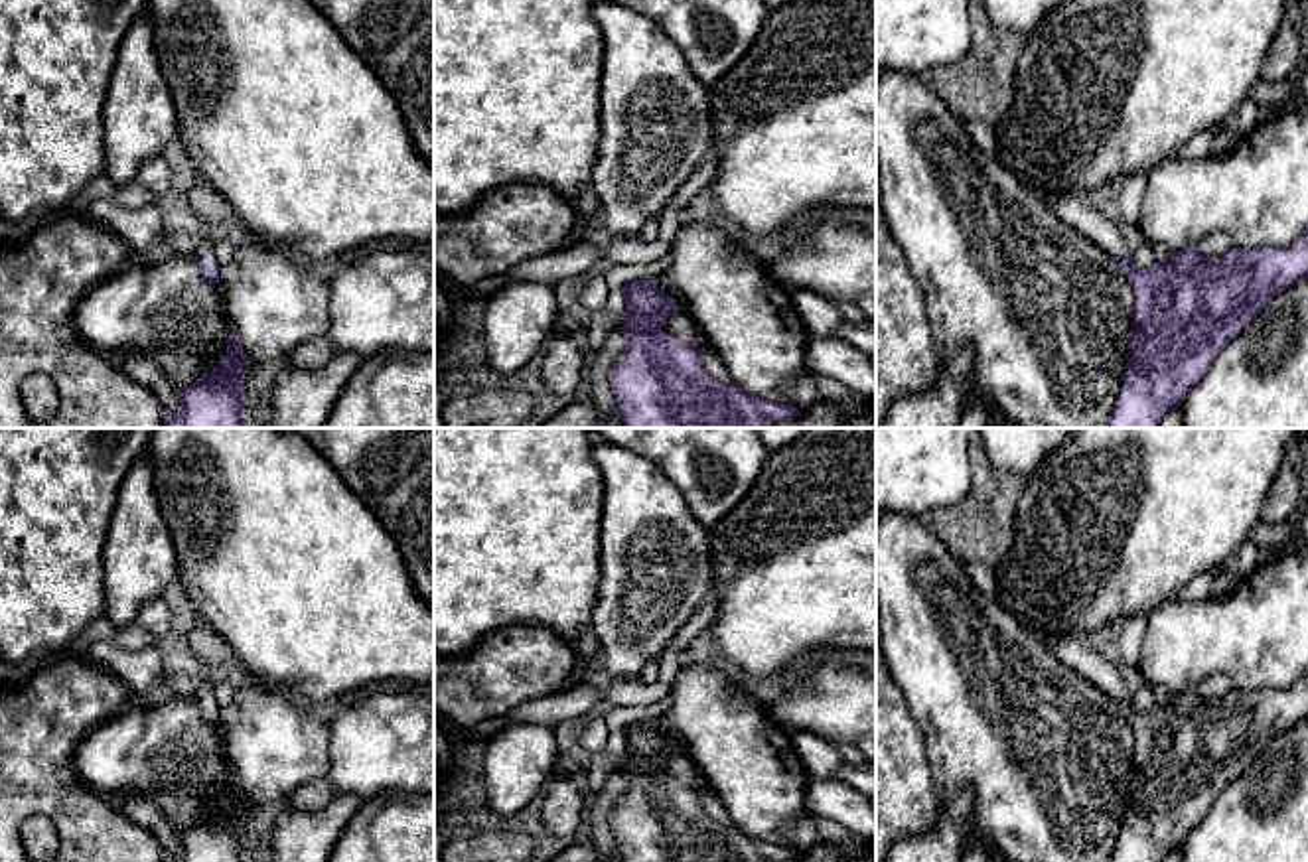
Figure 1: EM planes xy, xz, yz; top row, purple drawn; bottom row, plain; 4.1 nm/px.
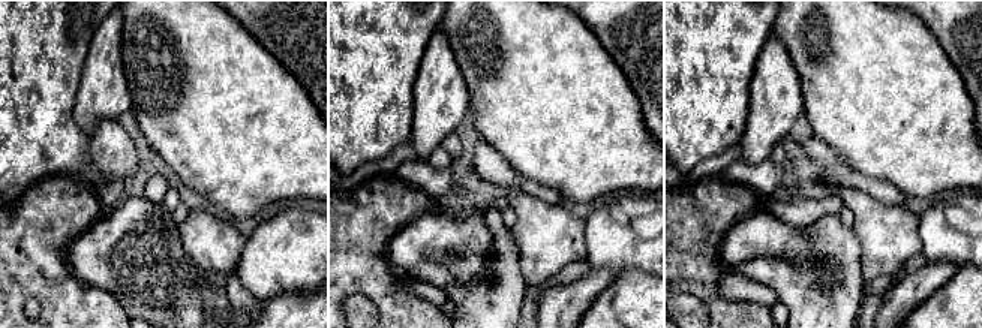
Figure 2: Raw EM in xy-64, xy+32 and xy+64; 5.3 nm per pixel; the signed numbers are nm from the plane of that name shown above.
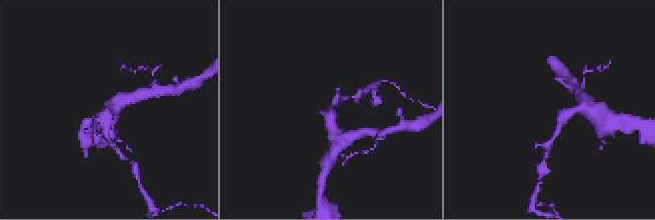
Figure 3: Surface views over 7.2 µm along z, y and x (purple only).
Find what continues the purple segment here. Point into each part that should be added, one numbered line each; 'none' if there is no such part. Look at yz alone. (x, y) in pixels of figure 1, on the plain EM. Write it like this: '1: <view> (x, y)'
1: yz (1084, 659)

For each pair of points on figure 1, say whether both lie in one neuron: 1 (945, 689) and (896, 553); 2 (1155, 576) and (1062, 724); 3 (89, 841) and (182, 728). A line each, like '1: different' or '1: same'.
1: same
2: different
3: different

